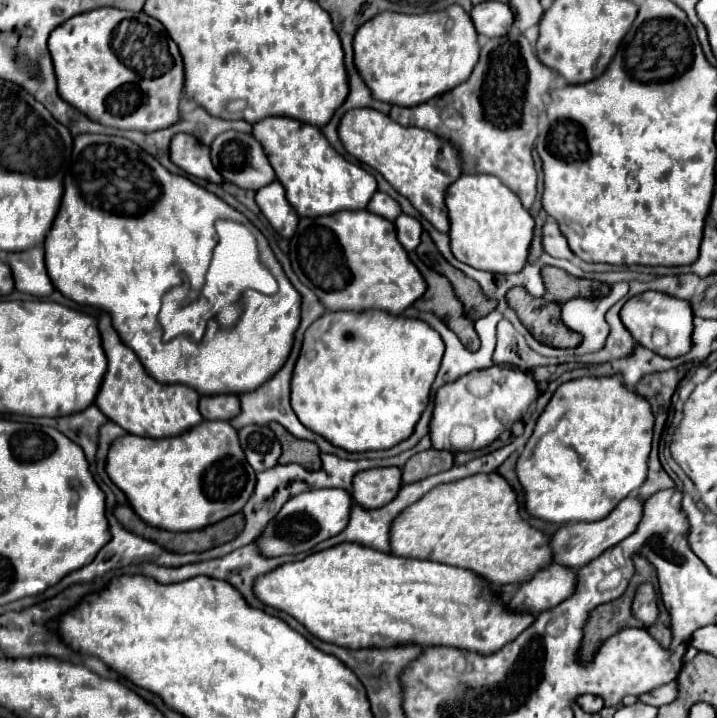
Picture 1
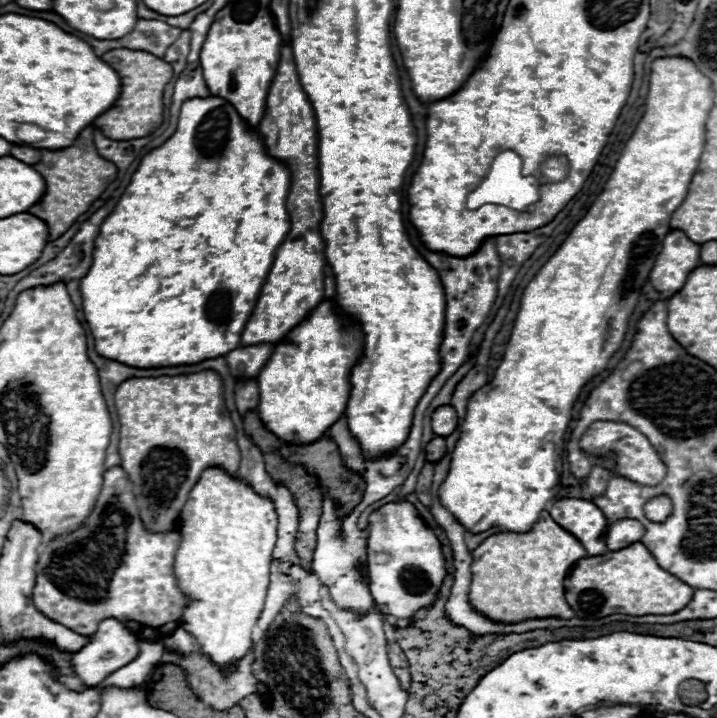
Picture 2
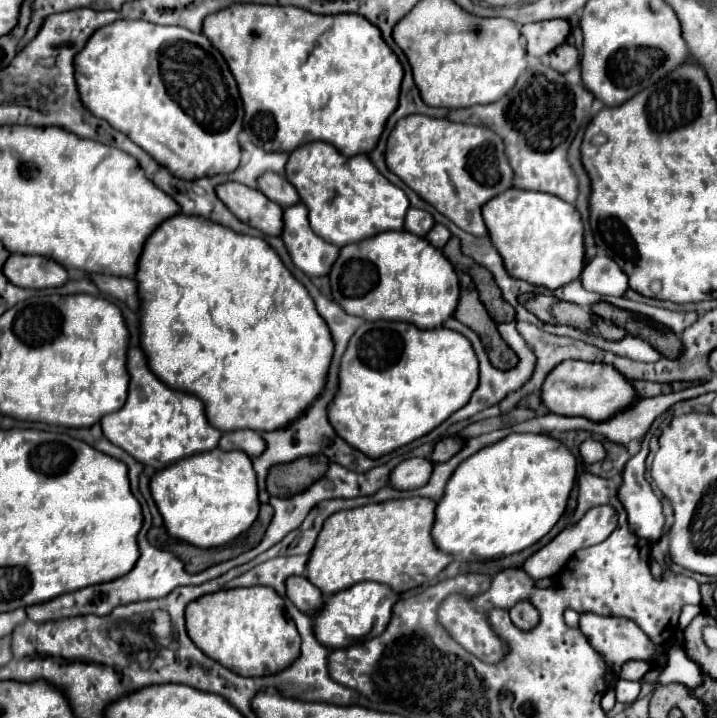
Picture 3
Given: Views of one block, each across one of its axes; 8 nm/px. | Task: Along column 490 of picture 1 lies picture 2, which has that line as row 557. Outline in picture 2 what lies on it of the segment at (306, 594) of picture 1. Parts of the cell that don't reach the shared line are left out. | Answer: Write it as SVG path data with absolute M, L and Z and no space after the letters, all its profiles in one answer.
M642 542L604 556L578 560L566 578L566 586L566 602L574 608L578 618L604 618L610 614L674 614L694 596L694 588L664 572Z

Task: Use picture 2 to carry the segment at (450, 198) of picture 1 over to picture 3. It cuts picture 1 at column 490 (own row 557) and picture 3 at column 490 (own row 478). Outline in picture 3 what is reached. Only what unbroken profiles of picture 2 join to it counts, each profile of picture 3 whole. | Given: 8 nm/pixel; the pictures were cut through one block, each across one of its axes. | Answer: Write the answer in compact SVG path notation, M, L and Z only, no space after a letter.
M512 188L490 198L482 208L482 216L492 244L504 258L504 268L514 278L554 290L572 282L582 272L584 226L572 204L546 192Z

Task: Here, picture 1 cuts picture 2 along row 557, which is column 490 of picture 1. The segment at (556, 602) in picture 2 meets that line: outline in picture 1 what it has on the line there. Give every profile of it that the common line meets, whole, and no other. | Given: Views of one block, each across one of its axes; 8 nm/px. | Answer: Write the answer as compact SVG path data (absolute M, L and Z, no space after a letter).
M496 472L490 474L476 474L468 476L456 482L440 484L432 488L424 498L408 506L404 512L400 512L390 526L390 552L404 558L418 558L418 560L430 560L466 568L484 578L492 586L502 584L524 584L530 580L542 566L550 564L550 546L548 536L532 528L528 522L524 522L518 514L518 502L516 494L510 488L510 484L498 476Z

